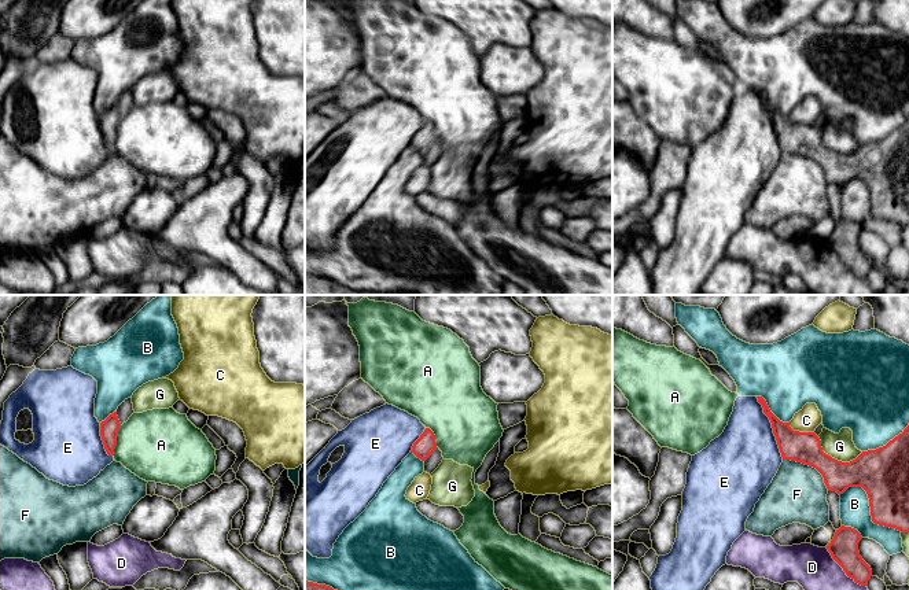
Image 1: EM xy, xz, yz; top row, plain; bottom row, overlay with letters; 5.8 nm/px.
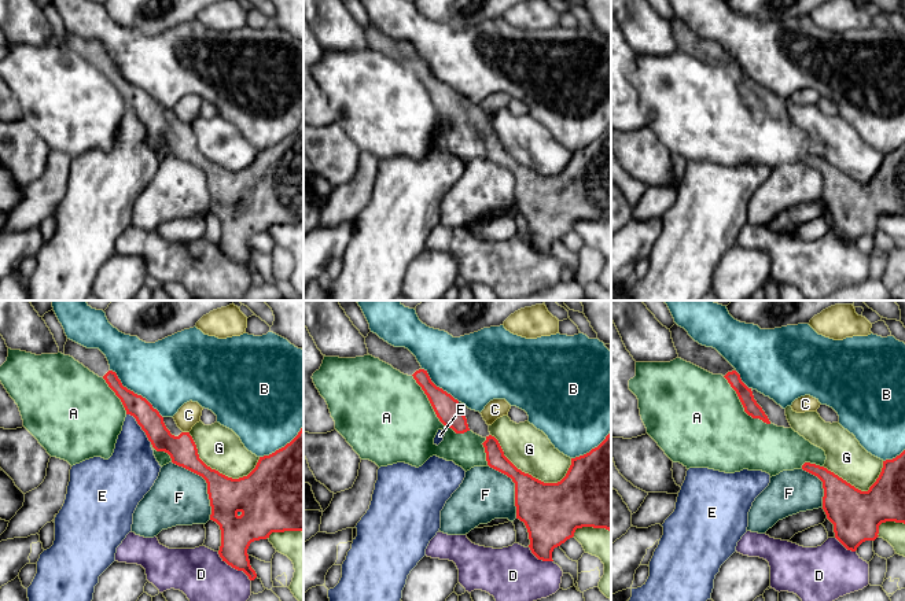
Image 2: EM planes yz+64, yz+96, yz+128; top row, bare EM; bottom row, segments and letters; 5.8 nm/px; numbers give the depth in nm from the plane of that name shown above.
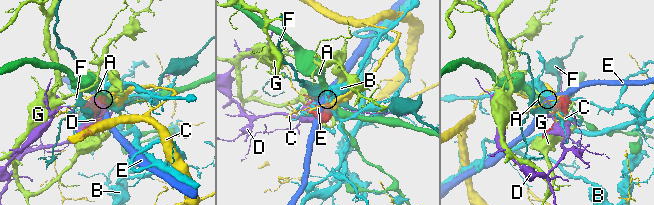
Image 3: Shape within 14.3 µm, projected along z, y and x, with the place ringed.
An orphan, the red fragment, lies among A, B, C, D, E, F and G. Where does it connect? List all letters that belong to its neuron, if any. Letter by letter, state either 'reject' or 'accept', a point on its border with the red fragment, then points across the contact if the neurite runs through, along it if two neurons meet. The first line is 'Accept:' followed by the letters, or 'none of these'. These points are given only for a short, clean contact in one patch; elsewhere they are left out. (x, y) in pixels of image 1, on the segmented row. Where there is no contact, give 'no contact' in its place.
Accept: none of these
A: reject; contact xy (116, 441)
B: reject; contact yz (871, 508)
C: reject; contact yz (801, 432); border yz (788, 423), (794, 430), (813, 432)
D: reject; contact yz (843, 570)
E: reject; contact yz (772, 427)
F: reject; contact yz (810, 465)
G: reject; contact yz (836, 460)

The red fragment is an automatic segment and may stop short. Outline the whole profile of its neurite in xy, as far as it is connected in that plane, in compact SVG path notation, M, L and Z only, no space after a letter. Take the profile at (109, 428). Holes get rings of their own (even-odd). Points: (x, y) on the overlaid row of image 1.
M132 398L125 399L118 409L100 423L100 436L108 456L114 456L121 425L135 413Z

